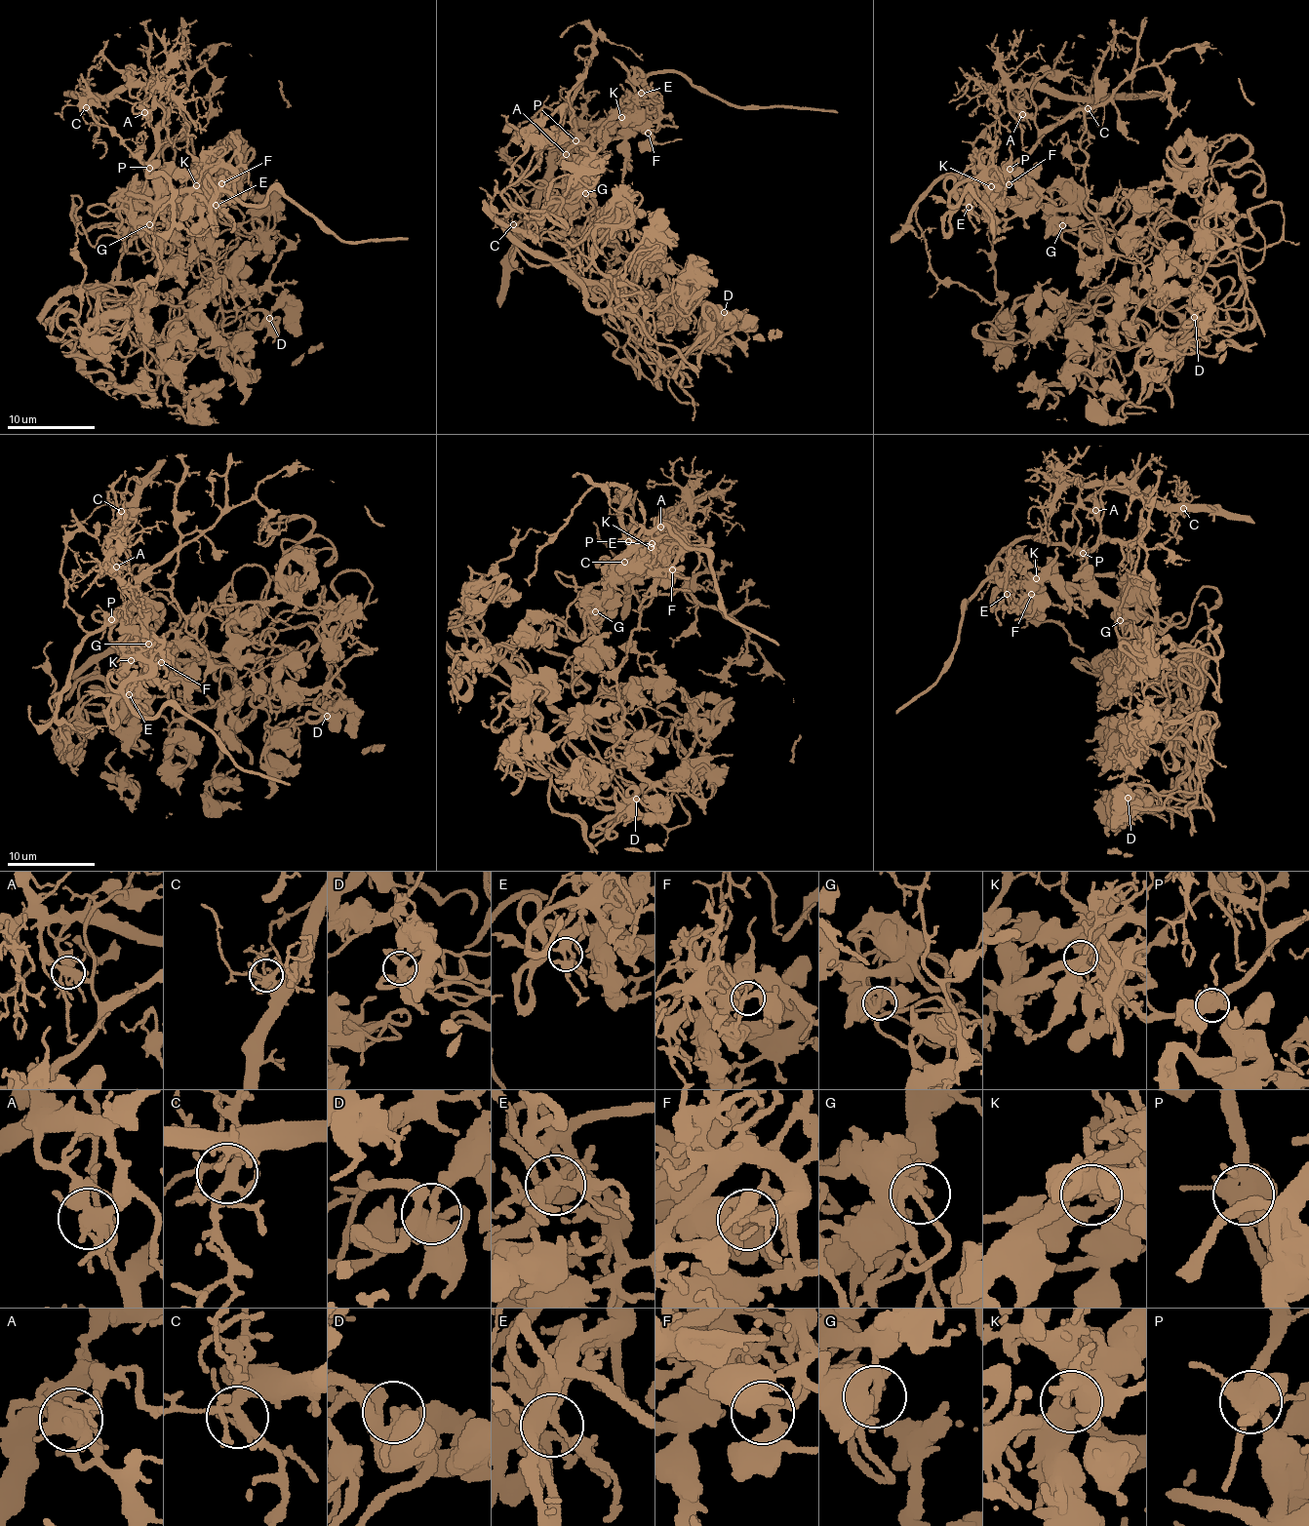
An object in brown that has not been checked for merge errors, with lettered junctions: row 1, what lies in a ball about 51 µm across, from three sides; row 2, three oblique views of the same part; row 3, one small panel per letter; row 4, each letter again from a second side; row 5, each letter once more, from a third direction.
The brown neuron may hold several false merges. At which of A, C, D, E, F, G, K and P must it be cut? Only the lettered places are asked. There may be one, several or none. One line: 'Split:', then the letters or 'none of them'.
Split: A, G, P

